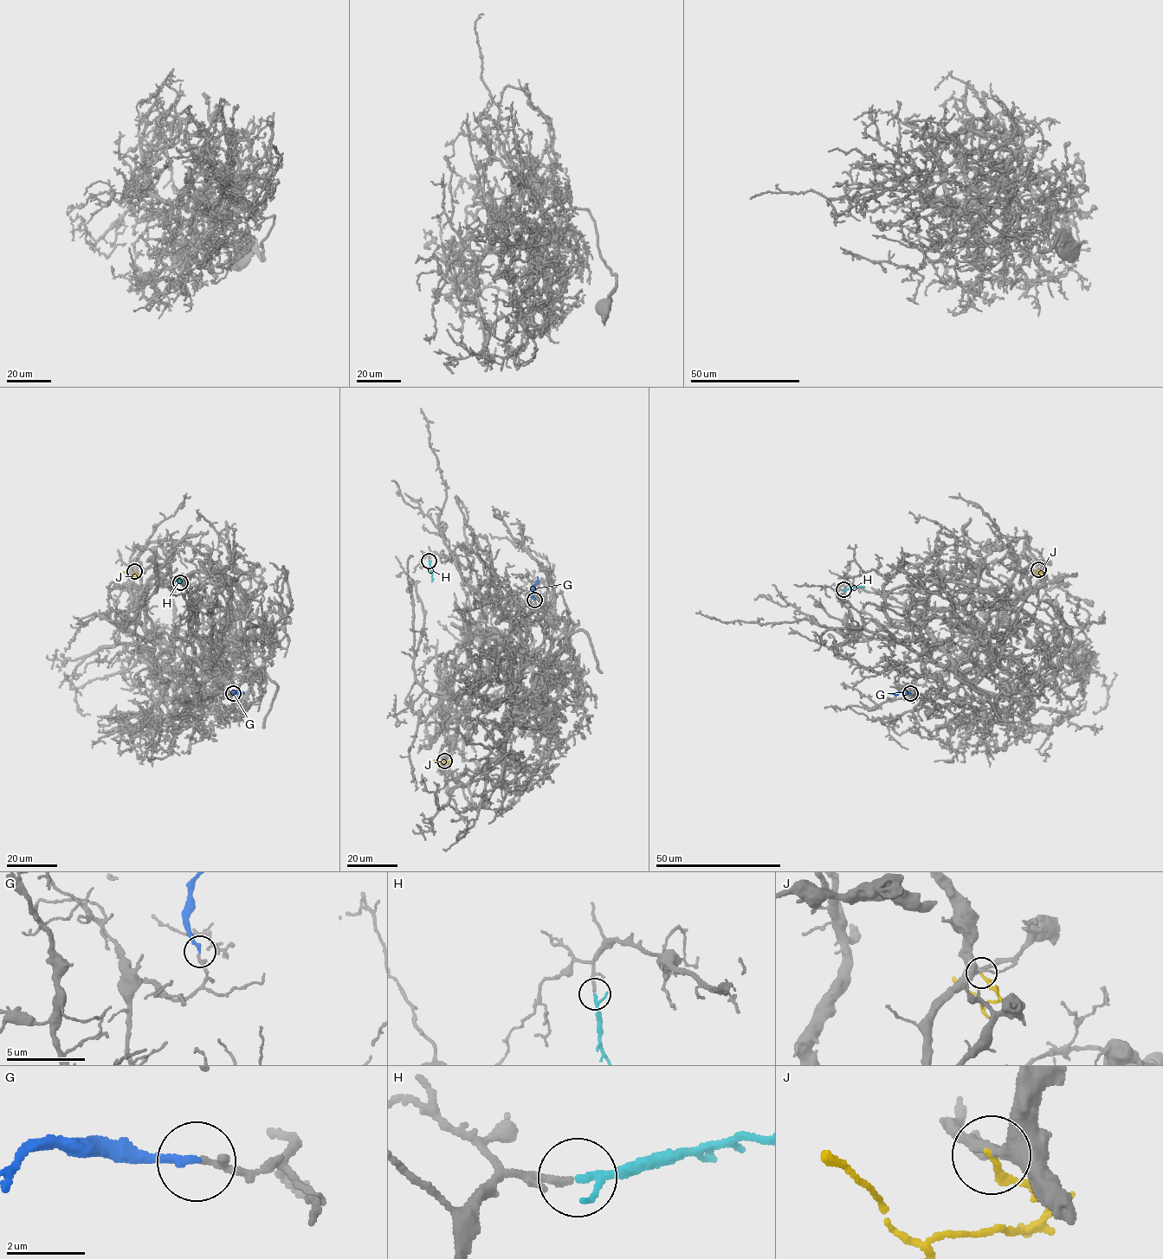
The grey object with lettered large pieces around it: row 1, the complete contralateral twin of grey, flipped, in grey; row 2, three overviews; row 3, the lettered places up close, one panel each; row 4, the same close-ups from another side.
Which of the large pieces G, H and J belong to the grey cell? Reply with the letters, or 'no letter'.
H

